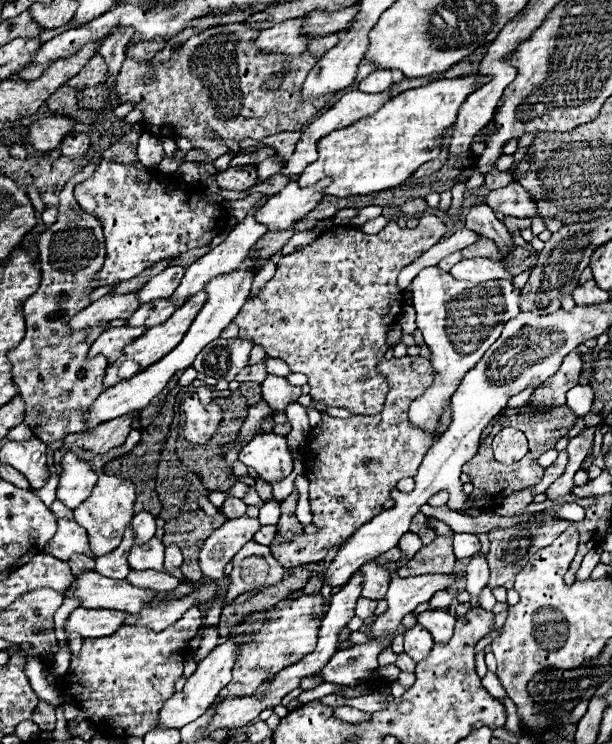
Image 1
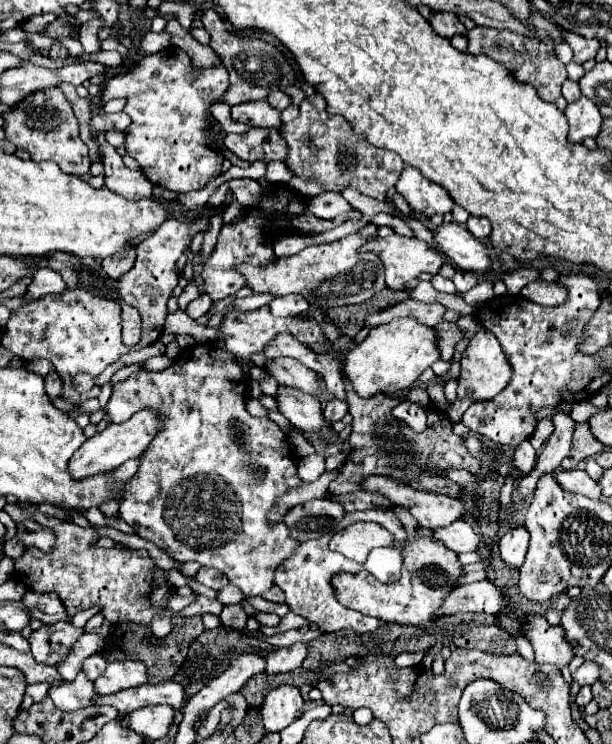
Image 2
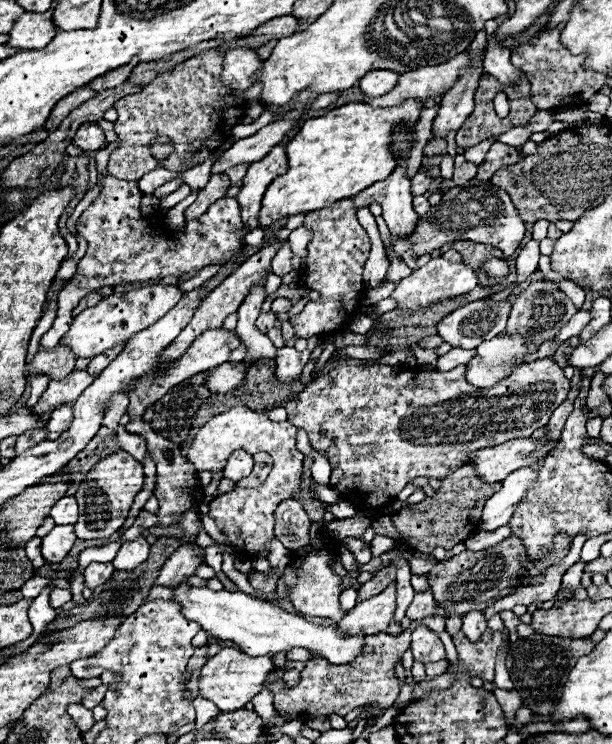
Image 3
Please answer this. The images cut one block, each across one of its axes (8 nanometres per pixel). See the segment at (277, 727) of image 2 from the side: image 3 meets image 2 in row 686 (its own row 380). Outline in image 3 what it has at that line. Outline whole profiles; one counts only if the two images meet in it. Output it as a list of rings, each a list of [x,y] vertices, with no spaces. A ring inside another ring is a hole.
[[[280,348],[278,354],[276,354],[276,378],[282,382],[282,384],[288,384],[288,382],[294,382],[300,378],[302,374],[302,368],[306,366],[306,362],[310,360],[310,352],[304,350],[304,352],[298,352],[294,348]]]

